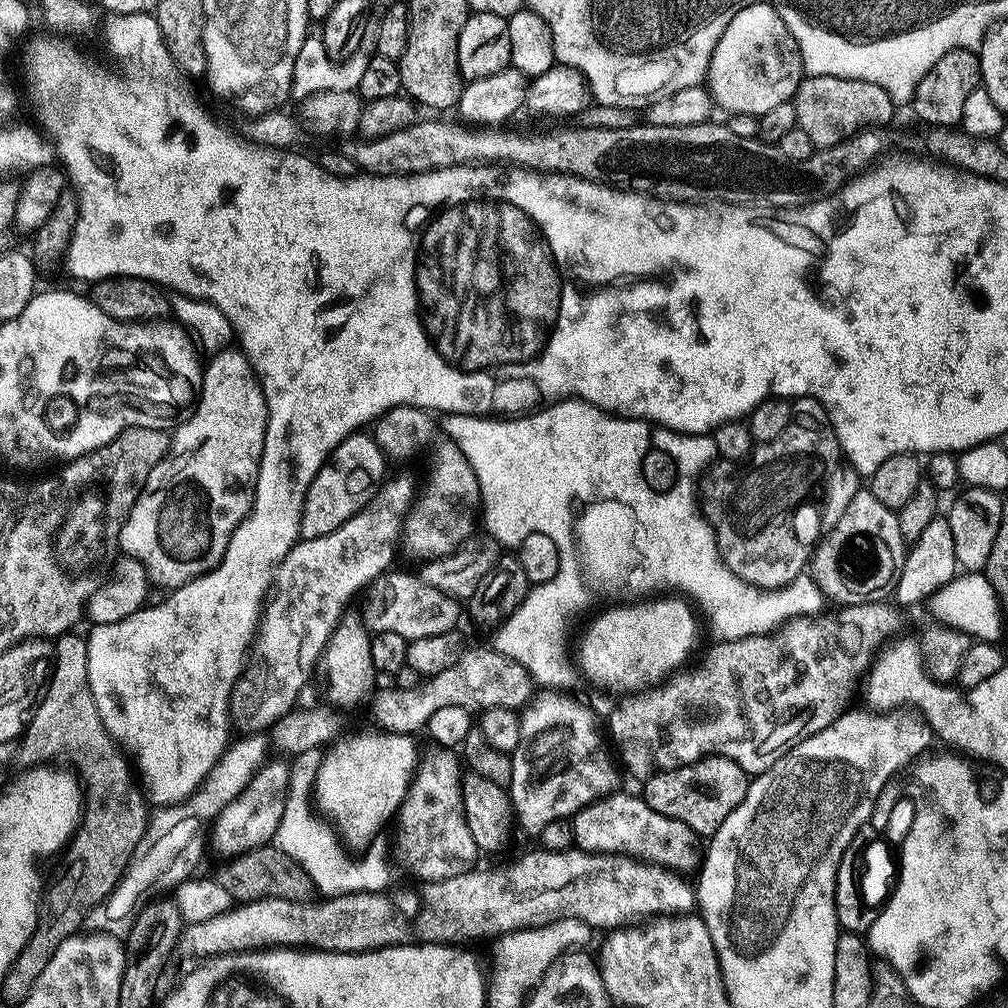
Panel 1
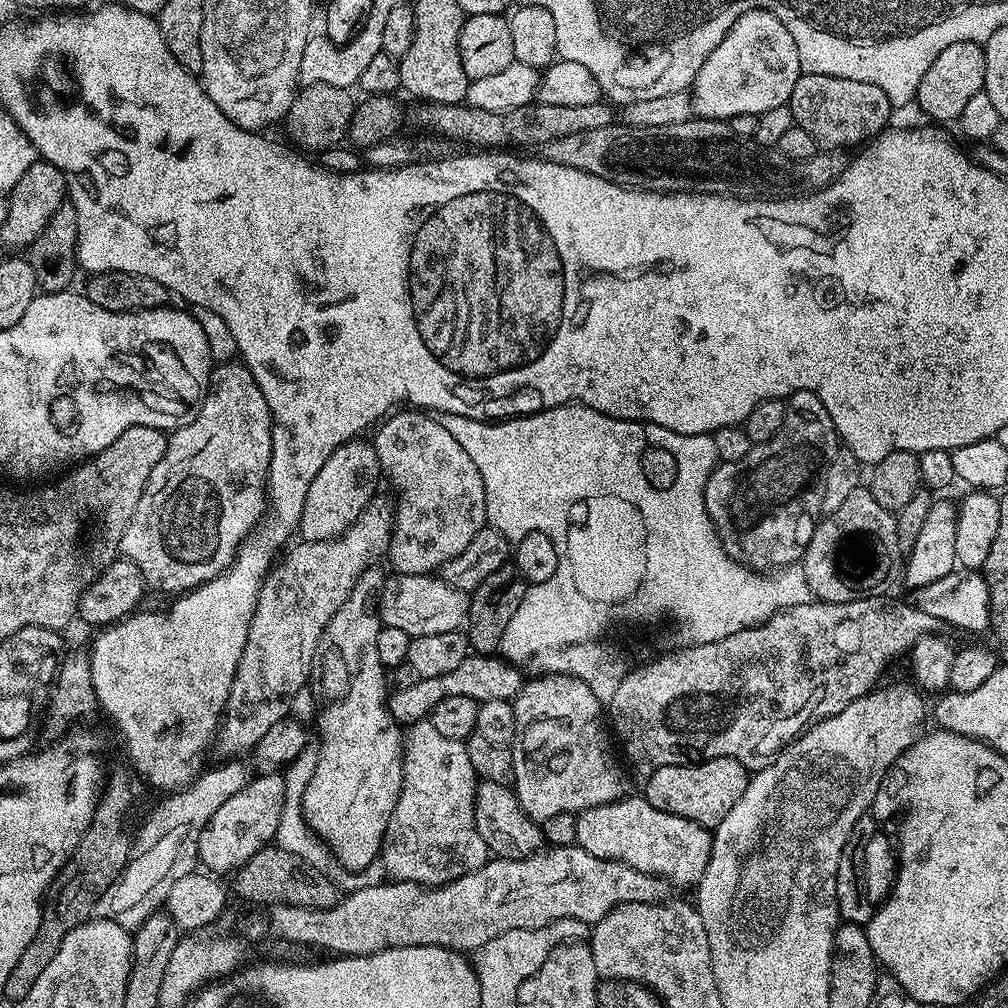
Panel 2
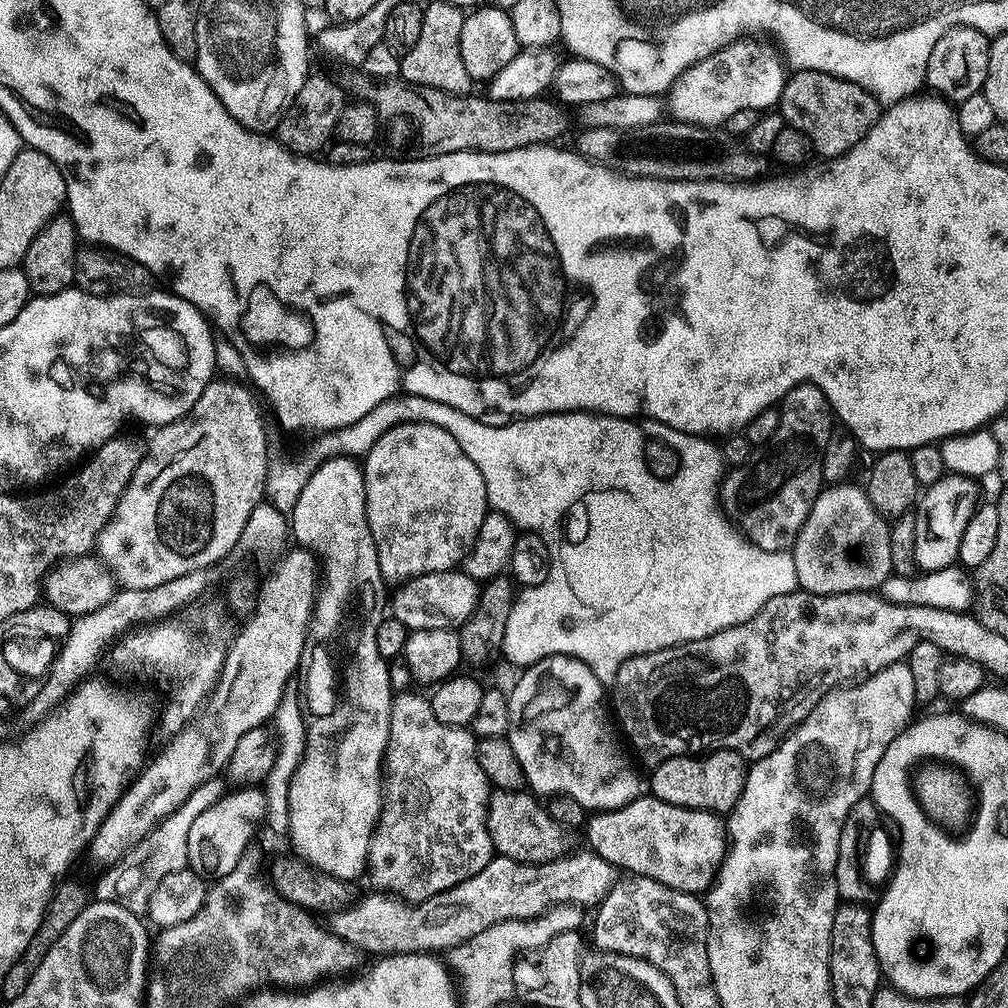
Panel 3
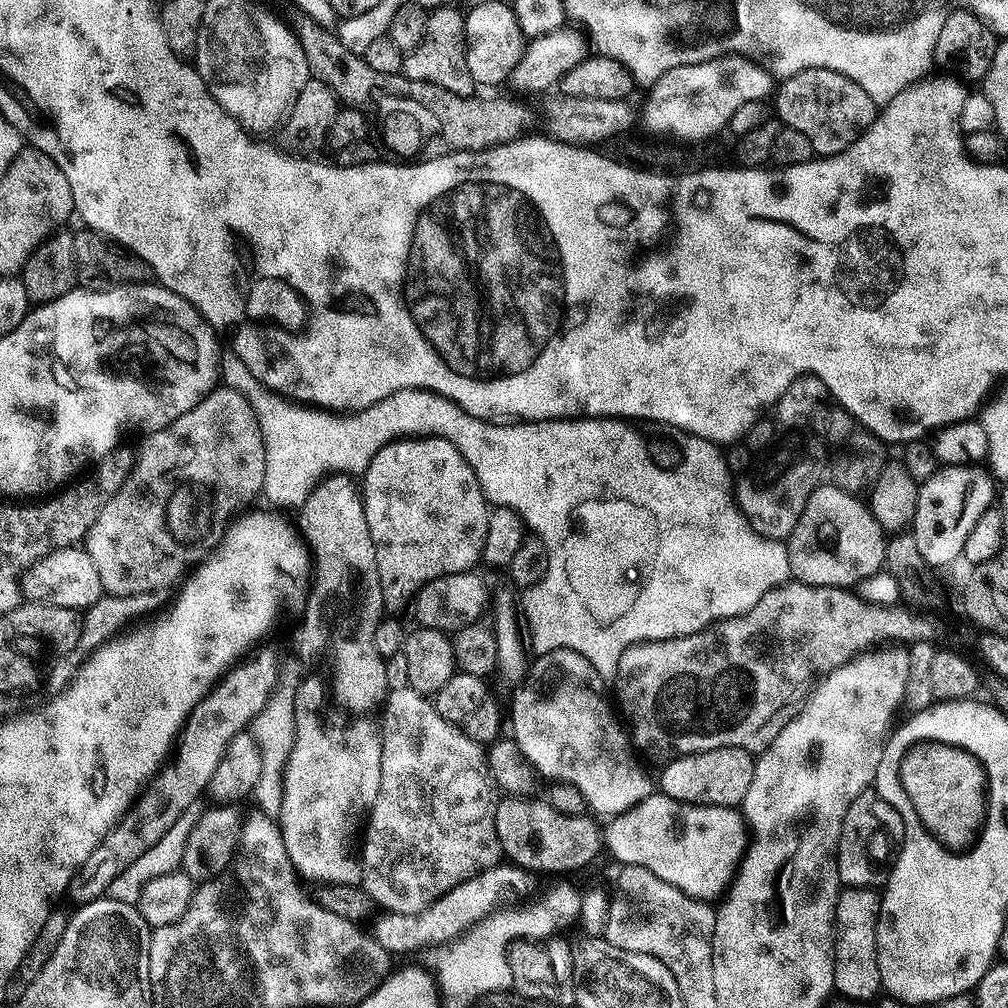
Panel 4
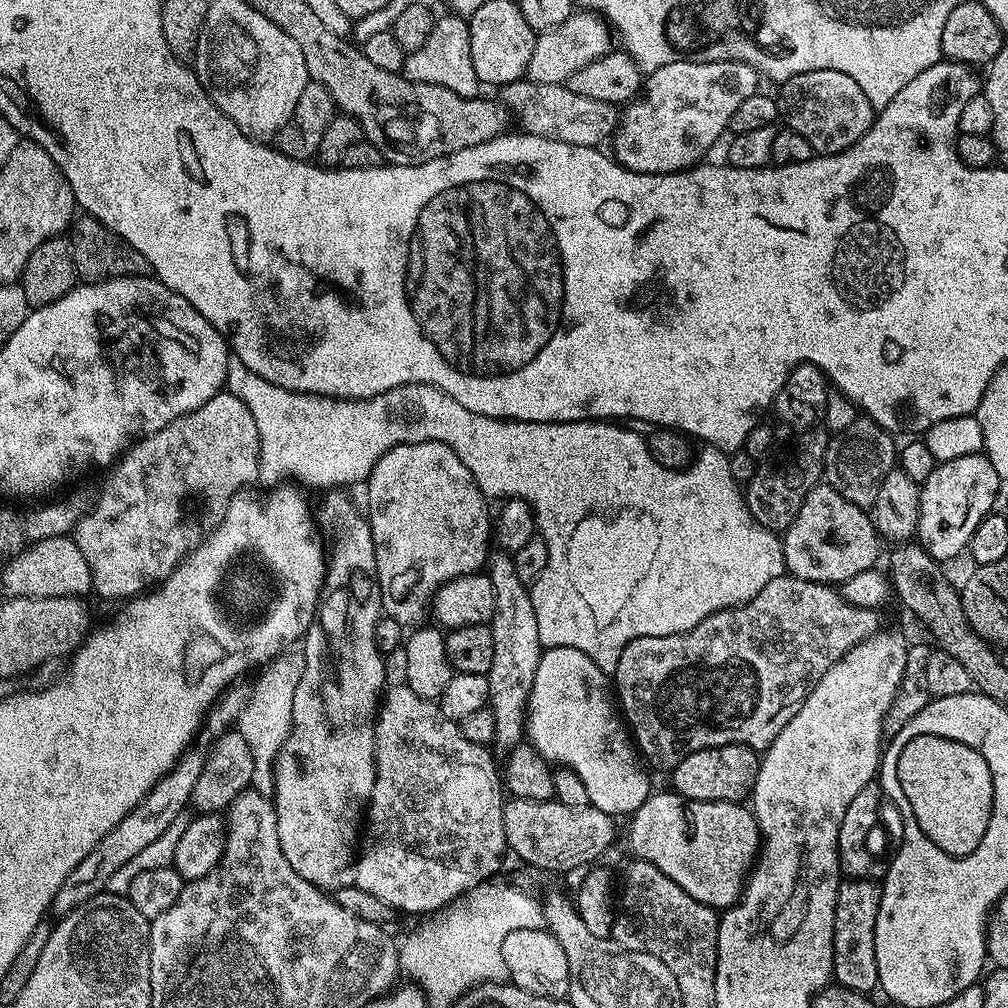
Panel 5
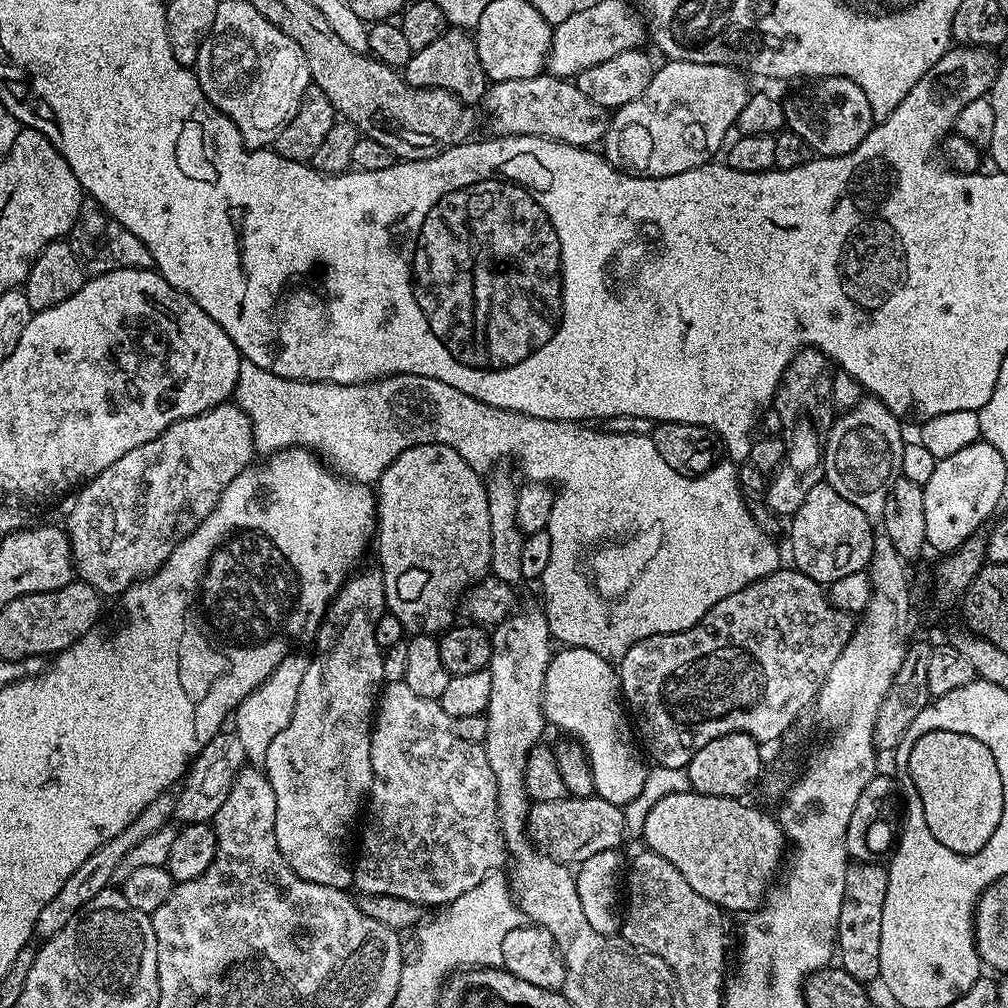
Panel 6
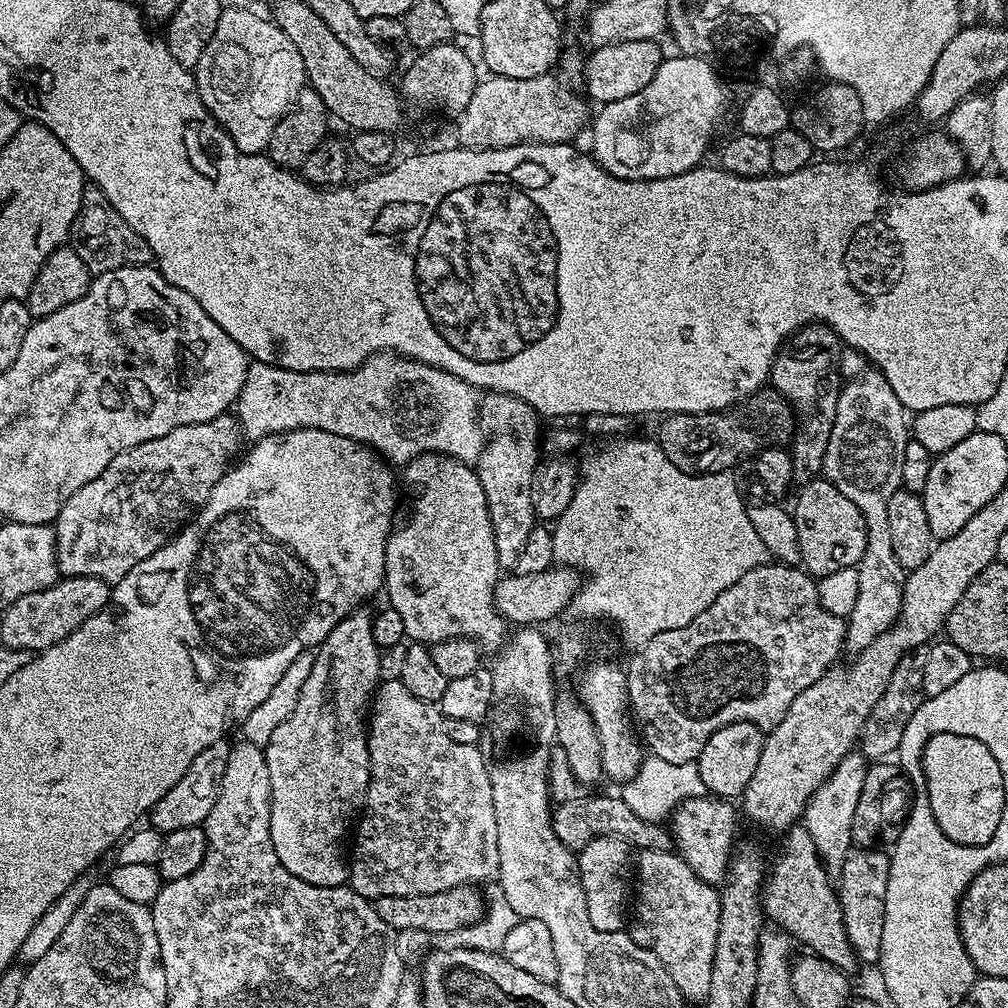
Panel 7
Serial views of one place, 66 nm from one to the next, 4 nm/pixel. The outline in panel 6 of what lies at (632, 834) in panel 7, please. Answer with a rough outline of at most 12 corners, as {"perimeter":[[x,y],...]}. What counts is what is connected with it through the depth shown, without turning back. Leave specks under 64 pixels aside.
{"perimeter":[[601,796],[535,801],[527,833],[578,866],[625,843],[624,809]]}

